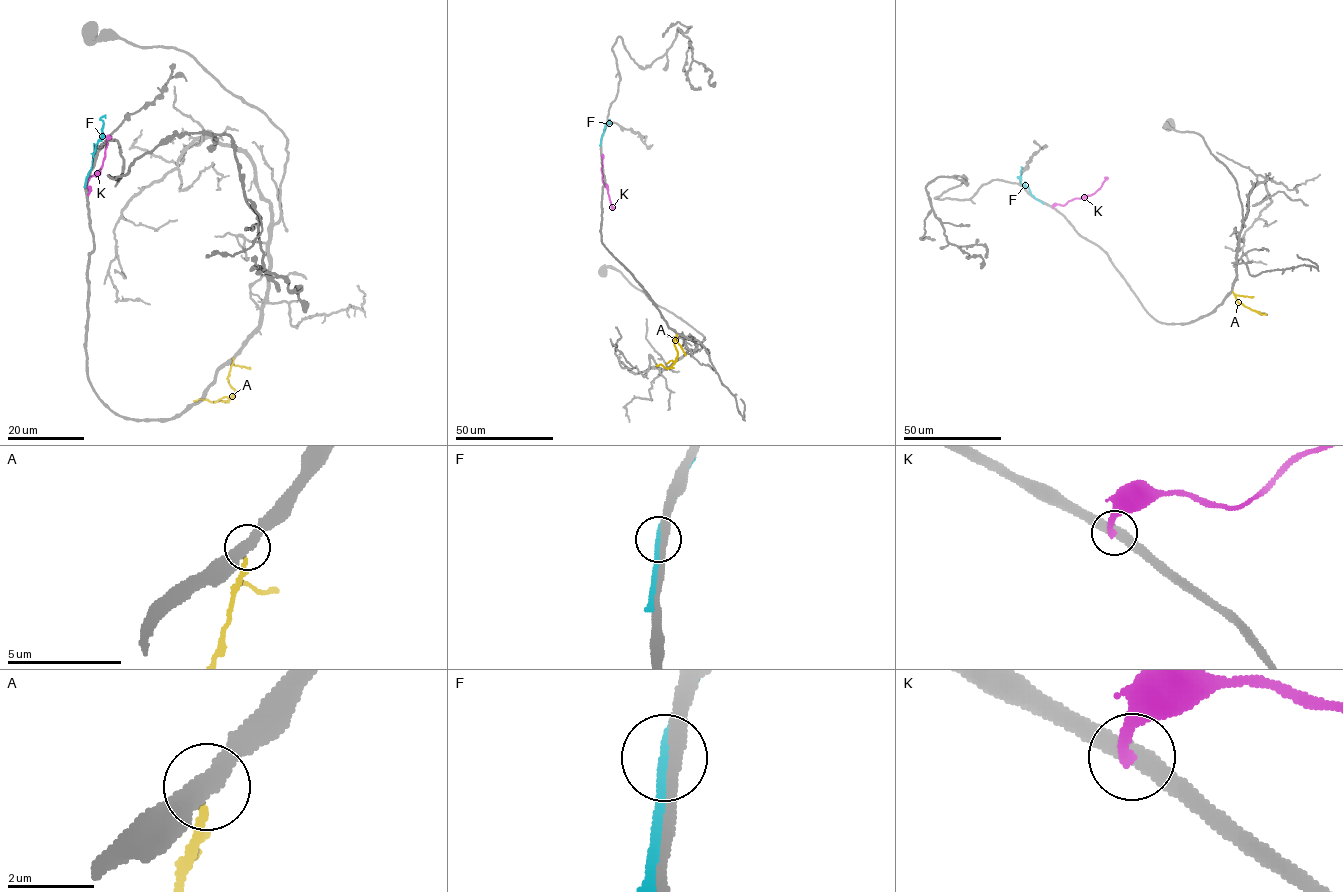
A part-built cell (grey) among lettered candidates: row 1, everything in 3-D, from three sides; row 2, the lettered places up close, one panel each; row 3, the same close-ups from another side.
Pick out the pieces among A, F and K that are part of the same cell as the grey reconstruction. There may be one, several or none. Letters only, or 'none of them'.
A

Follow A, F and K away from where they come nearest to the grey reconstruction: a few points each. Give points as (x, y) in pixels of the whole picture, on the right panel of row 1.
A: (1233, 292), (1239, 303), (1263, 314)
F: (1037, 199), (1021, 183), (1022, 168)
K: (1053, 207), (1093, 194), (1107, 177)

